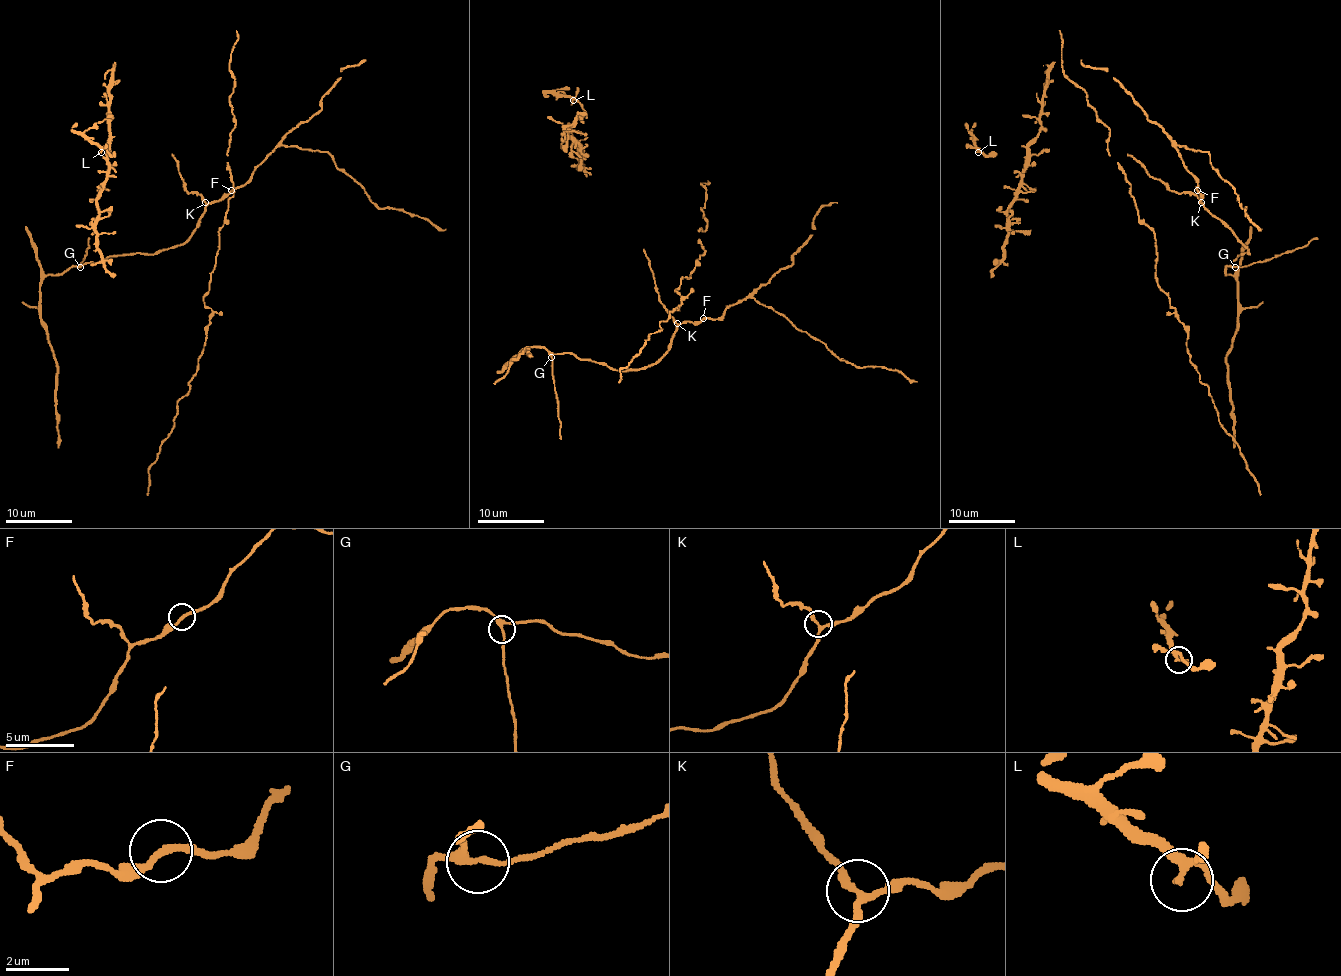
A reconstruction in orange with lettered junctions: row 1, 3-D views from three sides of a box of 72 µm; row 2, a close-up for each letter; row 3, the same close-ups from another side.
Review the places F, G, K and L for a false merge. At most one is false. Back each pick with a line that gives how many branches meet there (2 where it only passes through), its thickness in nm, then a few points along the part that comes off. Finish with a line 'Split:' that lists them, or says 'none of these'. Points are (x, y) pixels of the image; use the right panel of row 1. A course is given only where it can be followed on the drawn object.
Split: none of these

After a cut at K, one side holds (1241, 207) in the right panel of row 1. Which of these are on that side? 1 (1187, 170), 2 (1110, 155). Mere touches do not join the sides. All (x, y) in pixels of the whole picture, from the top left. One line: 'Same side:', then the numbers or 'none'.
Same side: 1, 2

